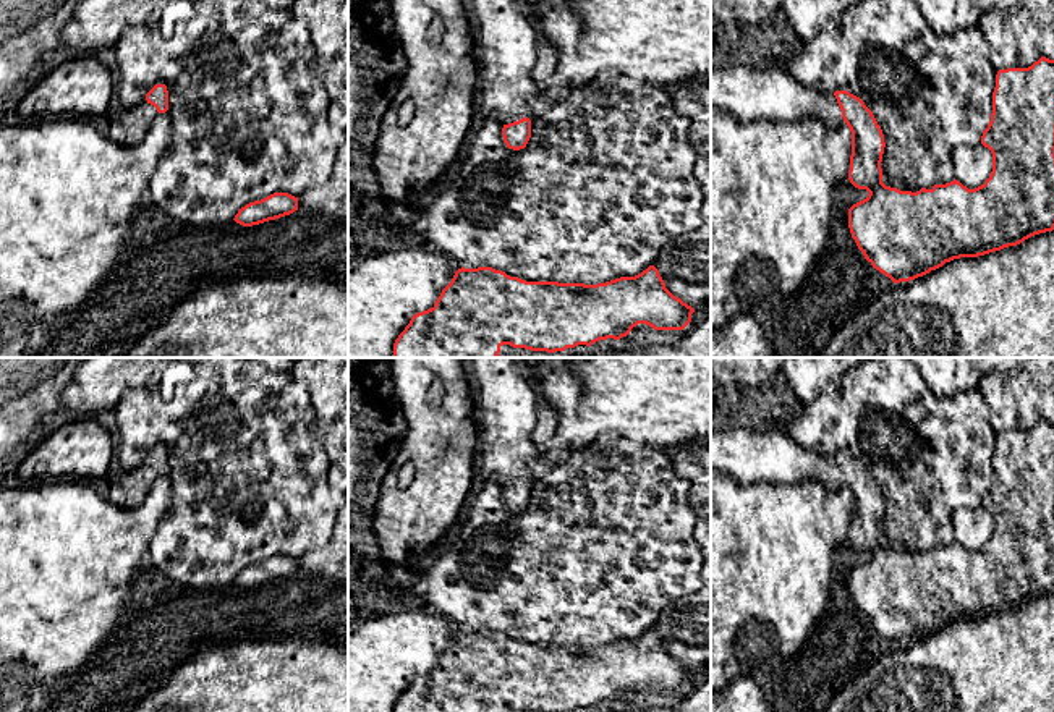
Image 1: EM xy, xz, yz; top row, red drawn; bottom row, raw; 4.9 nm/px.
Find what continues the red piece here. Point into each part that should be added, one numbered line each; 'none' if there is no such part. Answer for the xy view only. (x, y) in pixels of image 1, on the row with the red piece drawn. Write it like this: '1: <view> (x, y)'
1: xy (133, 123)

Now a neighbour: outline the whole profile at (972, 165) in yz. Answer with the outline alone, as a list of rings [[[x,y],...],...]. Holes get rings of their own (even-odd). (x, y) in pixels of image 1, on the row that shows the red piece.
[[[983,144],[957,147],[952,162],[955,180],[968,189],[984,184],[992,172],[992,154]]]

